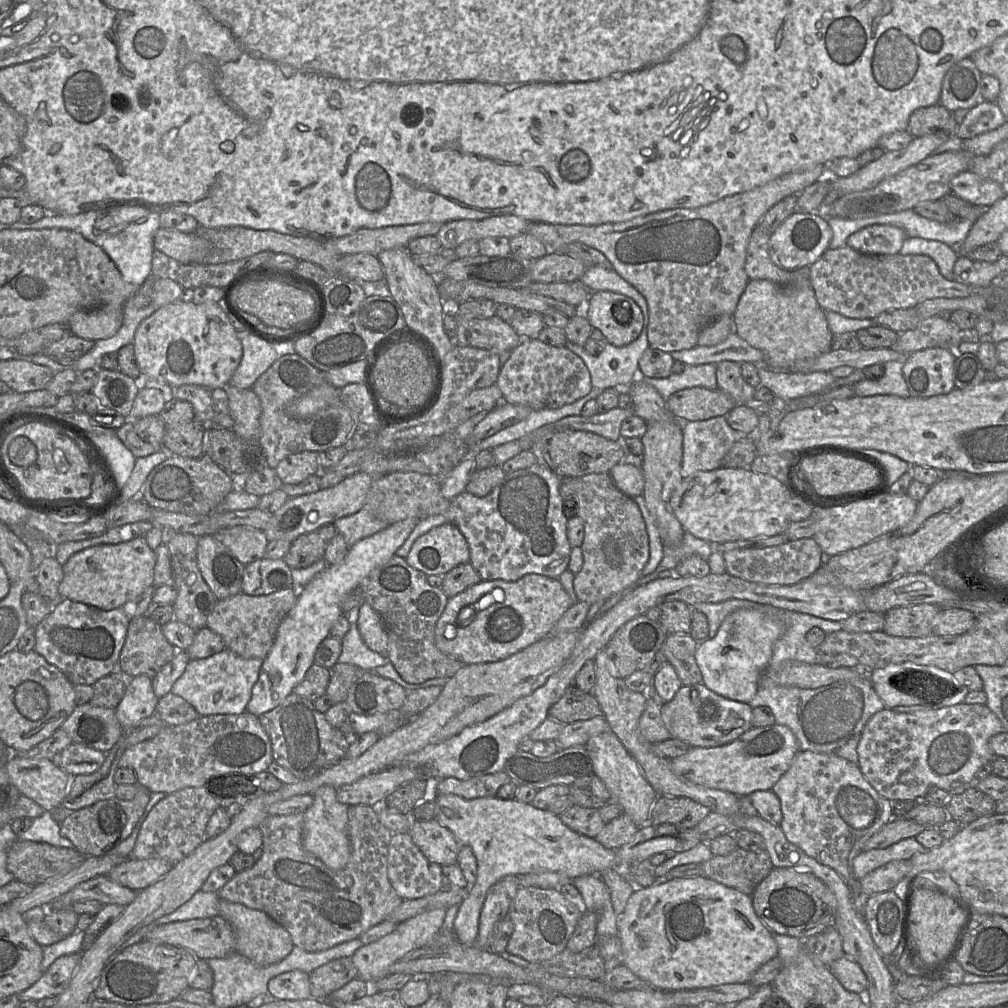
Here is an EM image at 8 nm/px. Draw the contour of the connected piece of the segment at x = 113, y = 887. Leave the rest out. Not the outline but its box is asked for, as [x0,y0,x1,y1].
[55,875,137,907]

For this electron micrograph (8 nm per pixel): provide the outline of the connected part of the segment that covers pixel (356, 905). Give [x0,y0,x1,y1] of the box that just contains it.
[217,804,403,952]

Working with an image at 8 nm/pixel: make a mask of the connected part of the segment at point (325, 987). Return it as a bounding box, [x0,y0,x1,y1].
[309,957,357,999]

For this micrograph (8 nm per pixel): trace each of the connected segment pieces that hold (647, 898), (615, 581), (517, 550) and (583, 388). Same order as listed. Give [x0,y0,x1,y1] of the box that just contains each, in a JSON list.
[[617,877,778,990],[573,473,649,606],[442,464,572,582],[496,338,592,410]]

